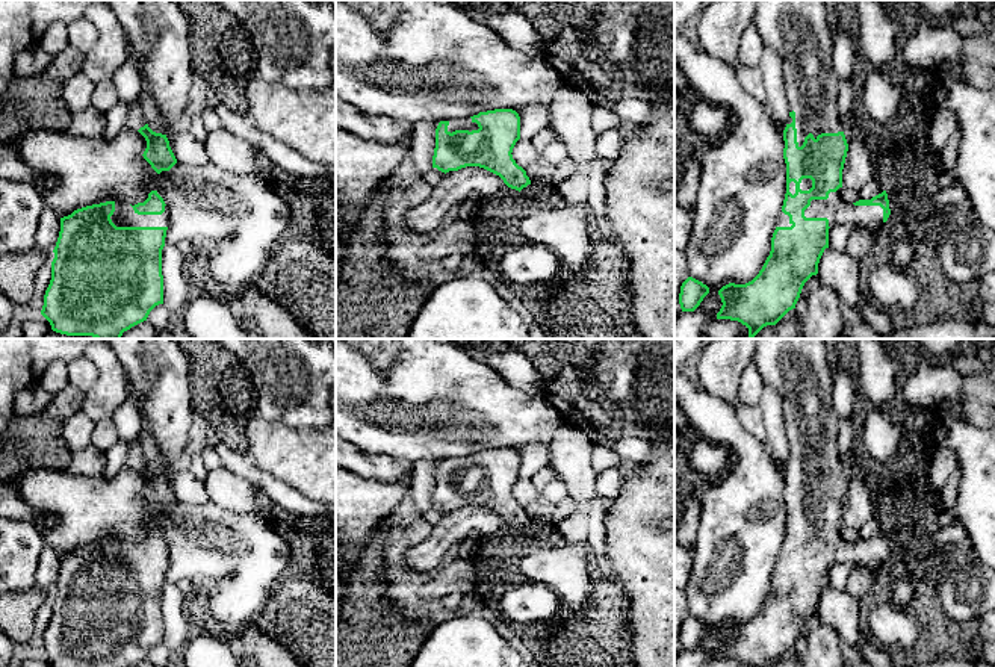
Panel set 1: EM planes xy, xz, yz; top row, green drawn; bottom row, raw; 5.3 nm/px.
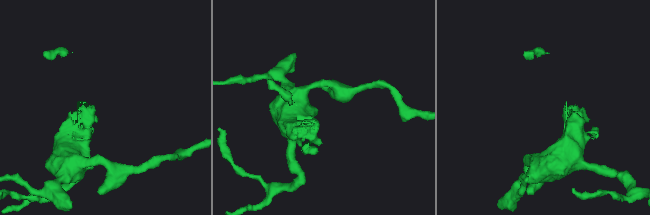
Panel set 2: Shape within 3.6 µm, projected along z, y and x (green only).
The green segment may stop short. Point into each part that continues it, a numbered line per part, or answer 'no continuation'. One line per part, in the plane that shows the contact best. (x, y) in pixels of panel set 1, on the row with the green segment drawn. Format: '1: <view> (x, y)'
1: yz (797, 31)

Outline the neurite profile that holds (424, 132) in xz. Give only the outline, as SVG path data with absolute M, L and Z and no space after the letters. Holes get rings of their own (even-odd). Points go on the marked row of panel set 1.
M417 121L413 124L410 156L414 168L425 174L432 168L432 156L436 148L436 121Z

